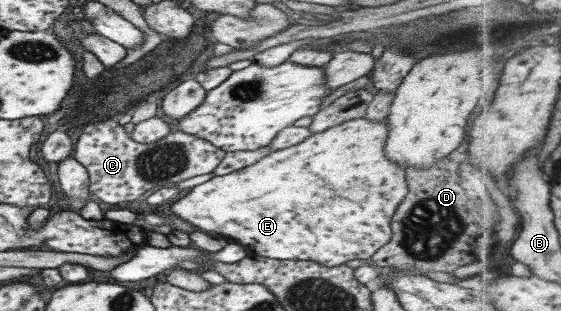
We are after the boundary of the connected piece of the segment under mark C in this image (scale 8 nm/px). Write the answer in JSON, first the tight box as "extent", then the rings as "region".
{"extent":[73,119,227,206],"region":[[[112,119],[88,124],[82,130],[82,134],[76,142],[73,156],[89,174],[89,192],[92,199],[108,204],[117,204],[118,206],[122,206],[126,201],[136,202],[146,192],[150,192],[152,195],[154,190],[158,191],[164,187],[170,187],[171,184],[176,185],[180,181],[192,178],[192,176],[213,172],[227,154],[210,142],[192,137],[181,131],[172,132],[158,143],[151,144],[139,144],[130,137],[125,129]]]}

